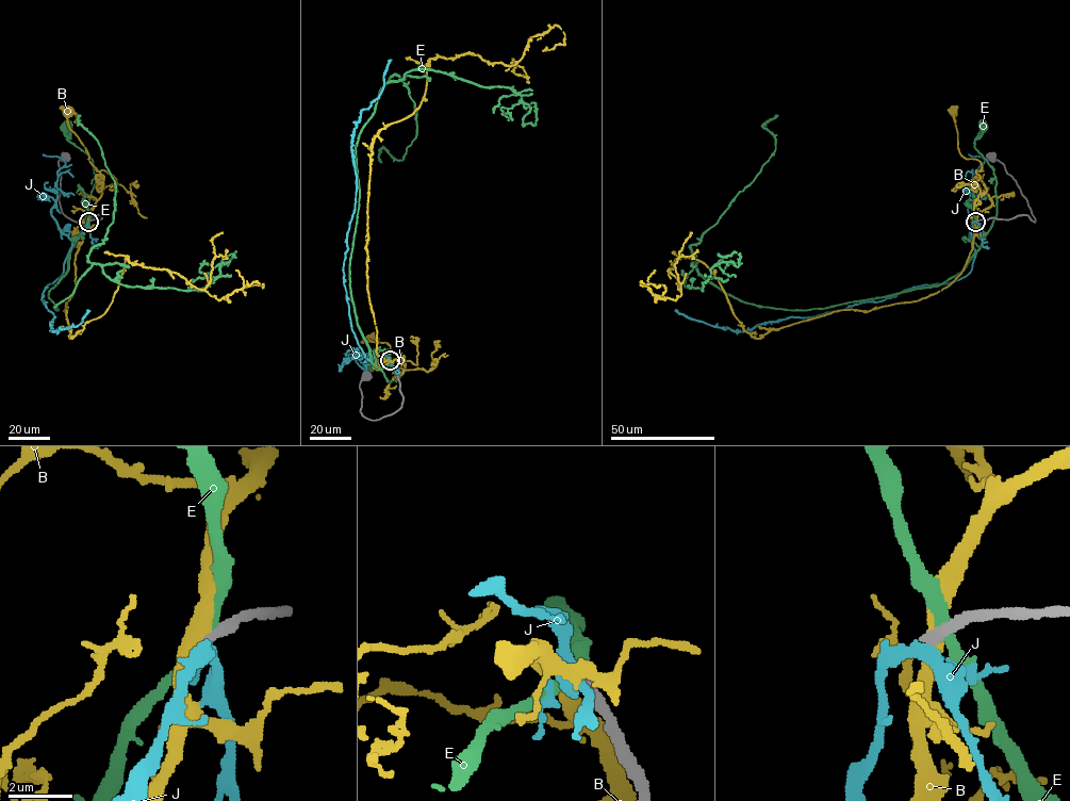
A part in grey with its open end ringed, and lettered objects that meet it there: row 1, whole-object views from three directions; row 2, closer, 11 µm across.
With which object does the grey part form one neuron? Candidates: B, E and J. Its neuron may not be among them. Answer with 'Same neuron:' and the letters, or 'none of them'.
Same neuron: none of them

